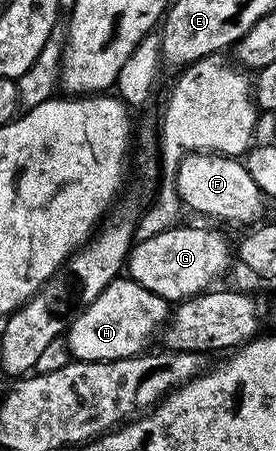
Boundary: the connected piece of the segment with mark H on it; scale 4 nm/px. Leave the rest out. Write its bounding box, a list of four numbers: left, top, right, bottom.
[66,276,170,362]

